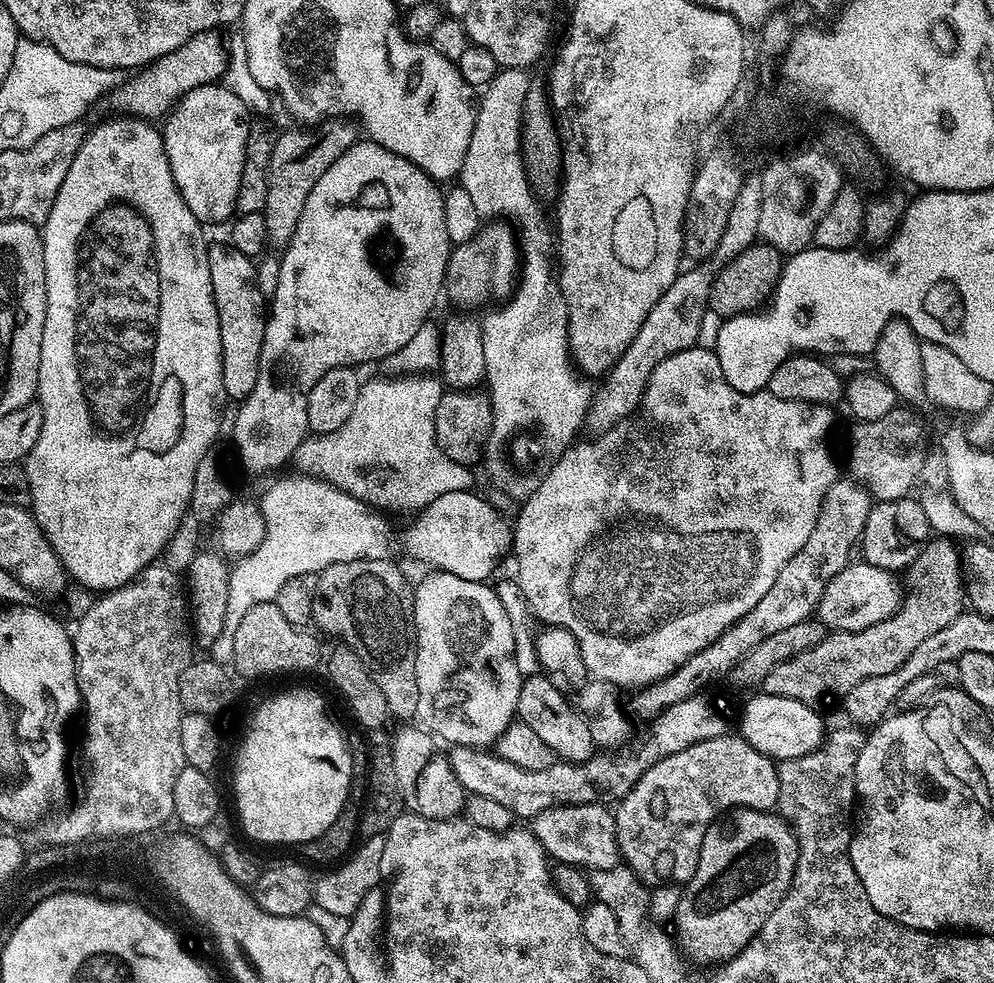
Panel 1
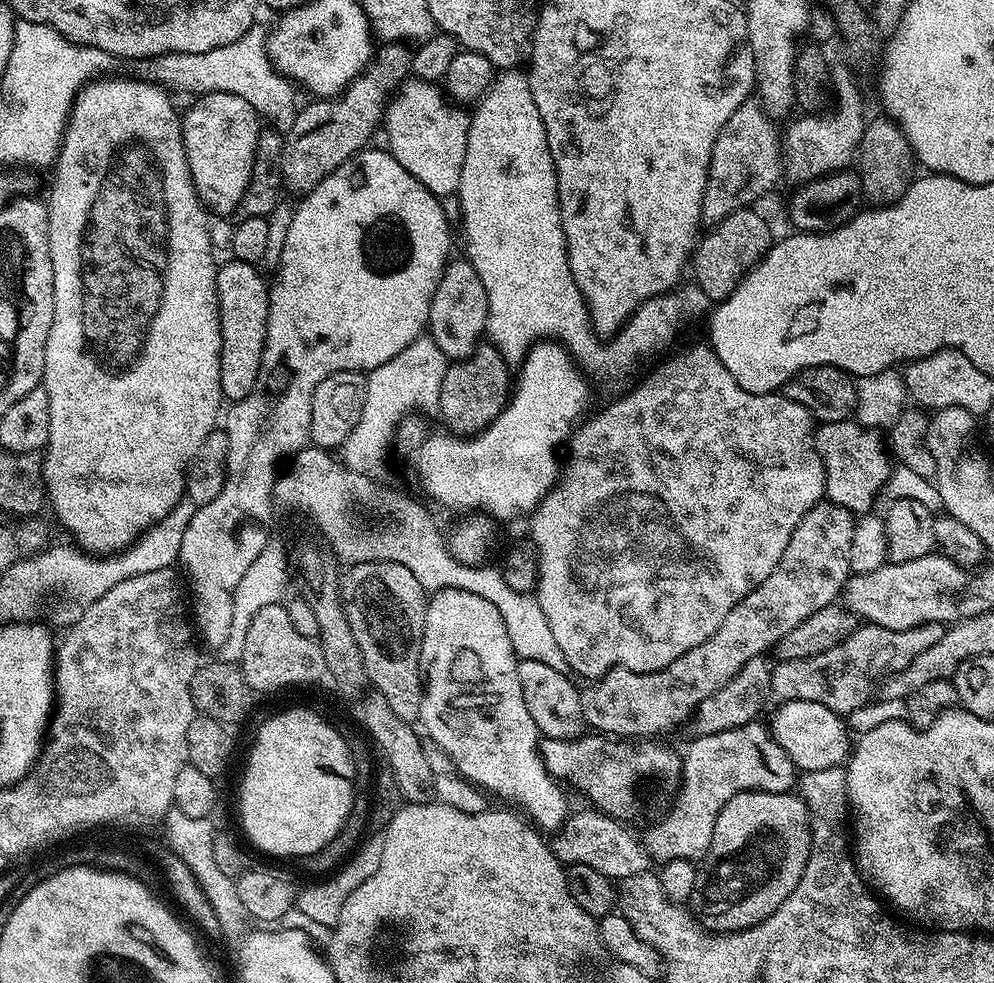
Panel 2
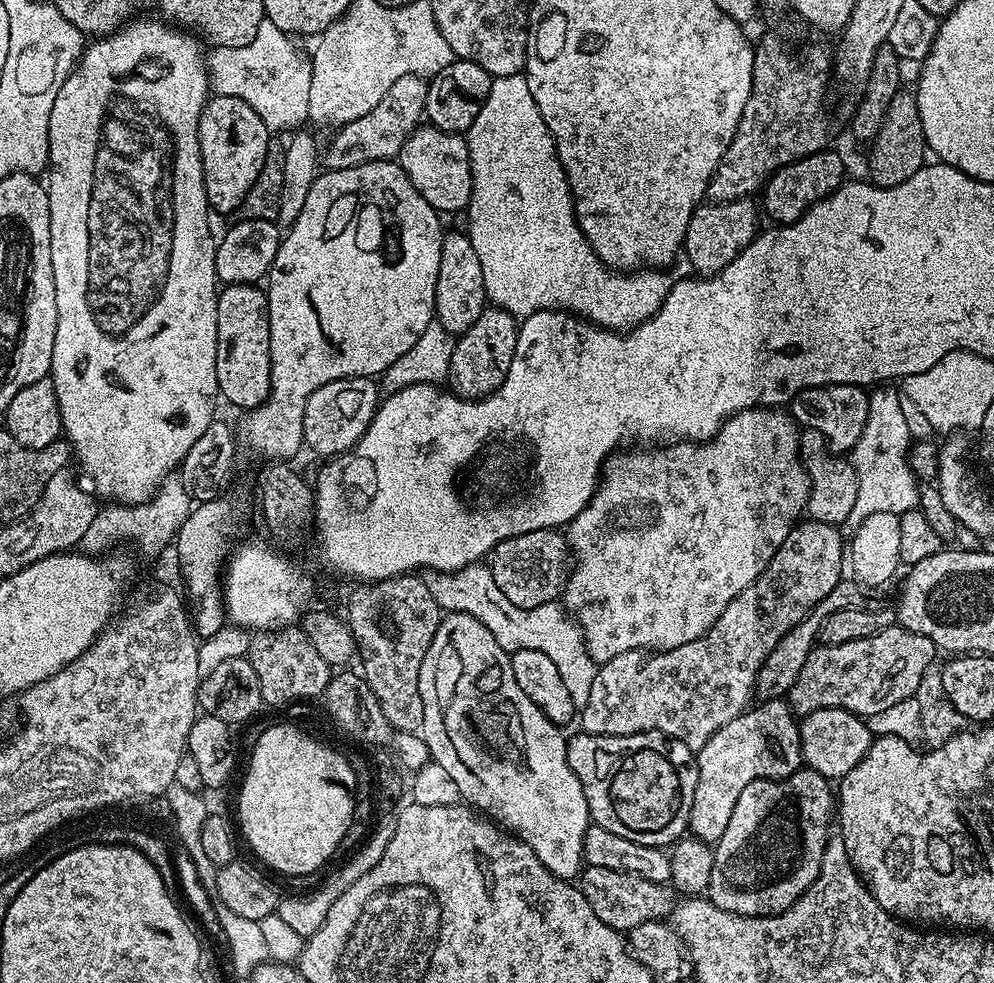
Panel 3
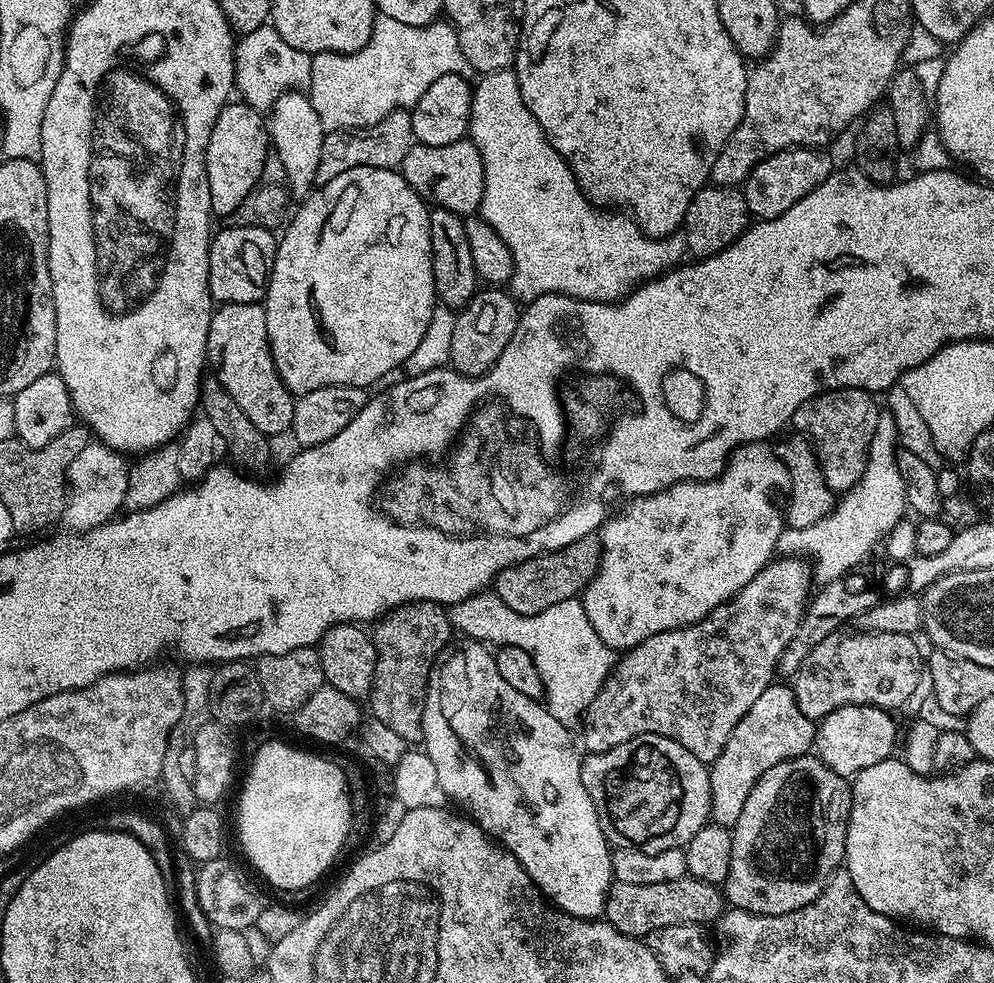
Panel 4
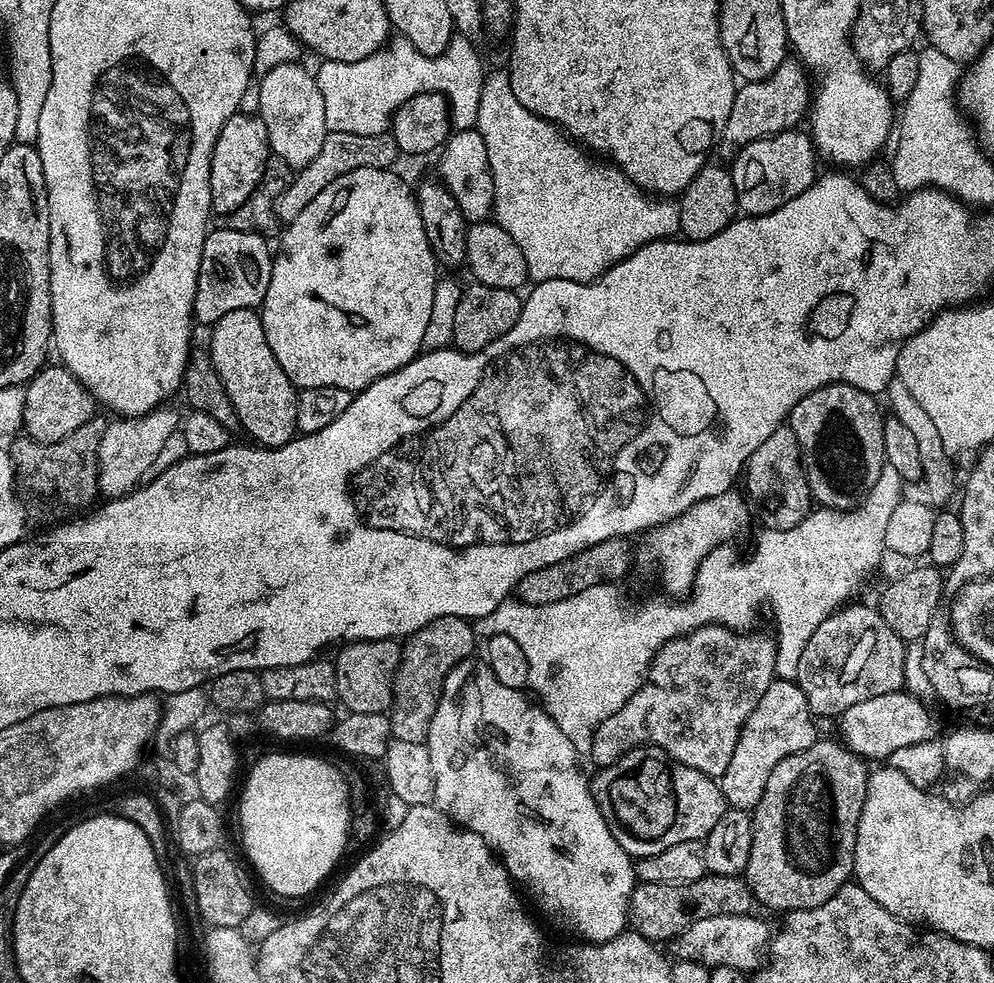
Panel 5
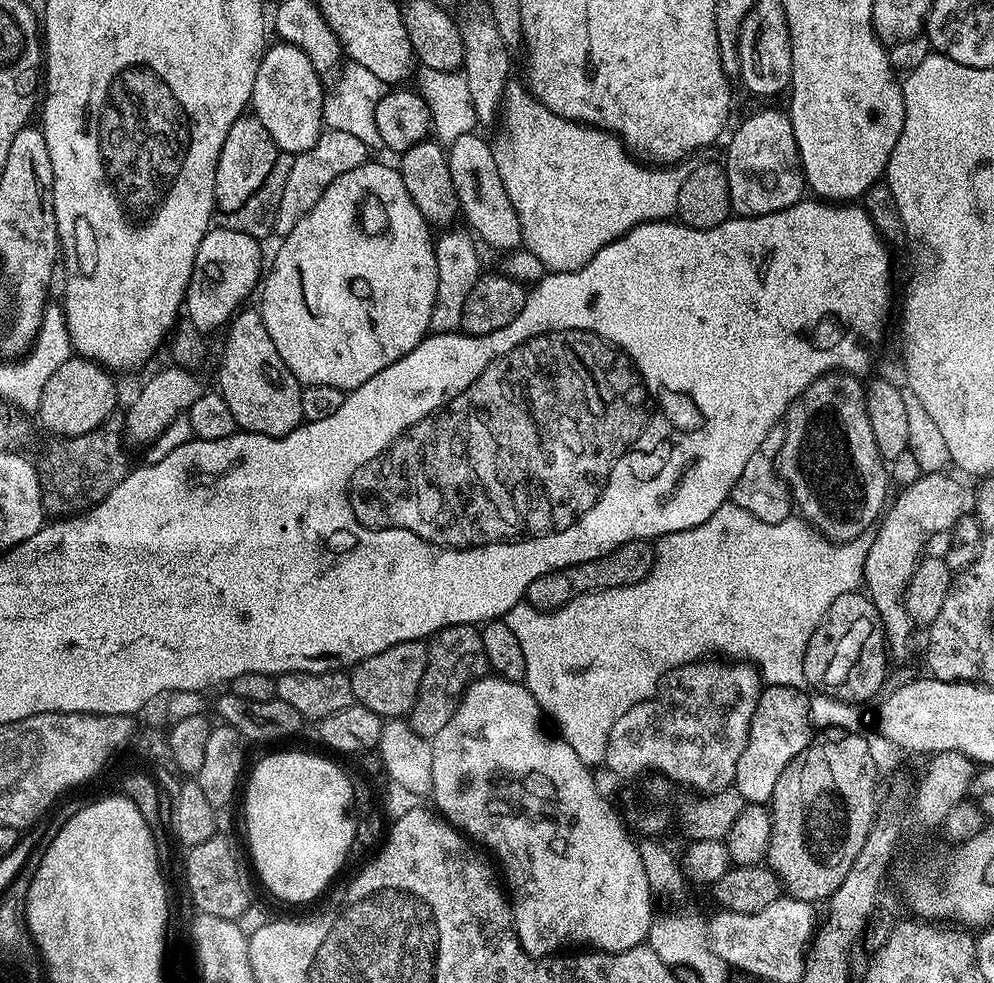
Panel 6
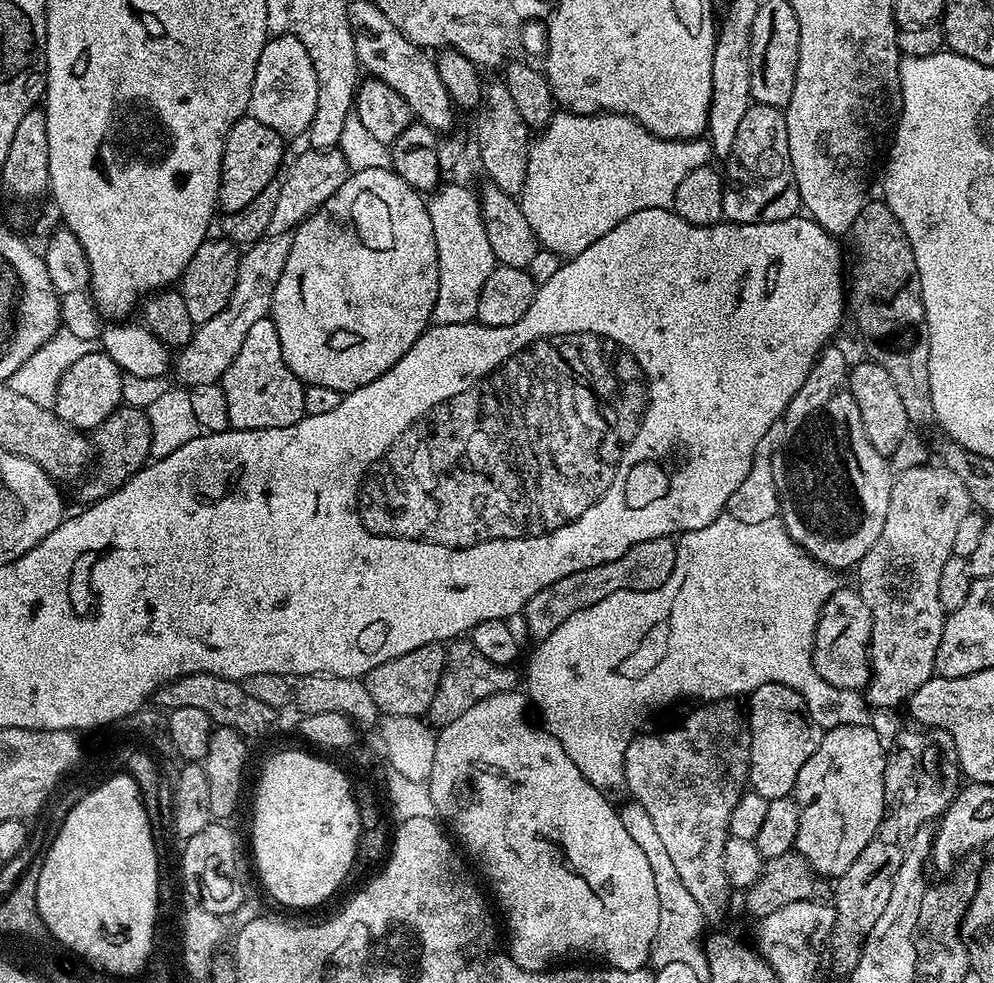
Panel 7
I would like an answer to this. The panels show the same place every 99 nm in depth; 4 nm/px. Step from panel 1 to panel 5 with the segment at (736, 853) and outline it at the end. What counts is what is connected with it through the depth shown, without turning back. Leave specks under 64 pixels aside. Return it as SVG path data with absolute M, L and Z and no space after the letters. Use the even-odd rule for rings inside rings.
M817 739L806 750L782 758L770 773L758 806L751 809L750 862L746 862L743 879L747 880L752 899L759 907L761 904L787 914L822 906L853 875L854 842L858 838L858 818L862 818L862 806L866 802L870 768L863 756L856 756L843 743L833 740Z

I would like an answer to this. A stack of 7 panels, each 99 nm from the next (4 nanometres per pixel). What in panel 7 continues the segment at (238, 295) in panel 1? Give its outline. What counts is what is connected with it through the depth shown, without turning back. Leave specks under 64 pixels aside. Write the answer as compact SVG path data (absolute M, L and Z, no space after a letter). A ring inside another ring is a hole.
M268 316L258 318L246 339L238 358L230 362L222 387L226 394L226 407L230 410L230 425L242 430L266 430L294 426L305 416L303 394L305 385L286 366L282 358L282 342L278 342L278 330Z

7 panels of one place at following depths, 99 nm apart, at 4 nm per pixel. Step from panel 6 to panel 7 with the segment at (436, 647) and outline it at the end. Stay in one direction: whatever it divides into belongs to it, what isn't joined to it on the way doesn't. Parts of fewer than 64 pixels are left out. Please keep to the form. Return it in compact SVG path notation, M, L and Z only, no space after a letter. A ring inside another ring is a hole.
M457 638L451 641L446 648L444 673L438 682L434 702L430 702L430 710L426 717L428 723L437 729L445 728L450 722L462 718L462 714L466 714L470 706L478 706L478 702L494 694L513 691L517 687L516 670L512 666L490 662L490 658L482 658L482 654L474 650L471 639Z

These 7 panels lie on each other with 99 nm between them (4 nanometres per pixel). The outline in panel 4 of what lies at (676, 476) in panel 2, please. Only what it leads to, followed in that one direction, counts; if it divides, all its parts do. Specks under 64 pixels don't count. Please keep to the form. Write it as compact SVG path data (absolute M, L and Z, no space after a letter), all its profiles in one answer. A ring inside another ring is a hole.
M757 442L754 444L743 444L741 448L736 448L728 458L728 464L724 468L721 476L716 476L713 480L679 480L676 484L671 484L668 488L663 488L660 492L654 493L652 496L637 496L629 499L623 505L624 509L615 516L609 515L604 523L598 529L600 537L600 568L594 574L594 578L584 587L582 599L584 609L586 610L586 618L590 618L590 626L594 626L594 630L598 630L598 638L602 638L602 642L606 642L608 648L613 650L627 650L638 646L646 638L650 638L654 634L662 634L666 630L674 630L675 628L685 628L694 622L698 622L702 618L706 618L706 614L713 612L718 606L722 606L727 600L737 596L742 590L742 586L746 586L746 582L750 582L750 578L754 578L754 574L758 574L758 570L762 570L773 559L774 553L777 551L776 543L786 527L786 516L776 505L776 500L772 495L776 491L787 489L788 471L784 463L780 461L776 454L775 447L768 442Z

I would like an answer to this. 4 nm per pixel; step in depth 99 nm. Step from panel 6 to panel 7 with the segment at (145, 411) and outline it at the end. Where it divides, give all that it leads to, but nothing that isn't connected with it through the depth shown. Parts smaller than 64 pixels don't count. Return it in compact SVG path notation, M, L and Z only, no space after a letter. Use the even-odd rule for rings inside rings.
M283 232L273 236L265 235L263 240L247 245L240 256L238 274L234 282L234 290L226 302L226 306L210 322L199 325L192 333L192 341L185 348L179 349L174 360L174 372L185 384L185 388L170 386L166 394L160 395L148 407L150 418L150 450L152 456L159 458L166 454L174 454L186 442L190 442L202 430L198 426L198 418L194 418L194 409L190 402L190 391L194 386L206 386L223 381L226 370L234 358L238 358L238 350L242 350L242 342L250 326L258 322L258 318L268 316L272 311L272 295L274 286L278 286L278 278L282 278L282 266L286 266L286 258L290 254L292 232Z

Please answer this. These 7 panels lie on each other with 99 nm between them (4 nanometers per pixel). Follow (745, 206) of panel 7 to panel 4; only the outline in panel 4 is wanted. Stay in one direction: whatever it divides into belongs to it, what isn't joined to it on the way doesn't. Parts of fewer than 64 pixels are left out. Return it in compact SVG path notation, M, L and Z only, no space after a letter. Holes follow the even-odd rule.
M790 148L786 152L779 152L773 156L767 156L762 162L750 170L750 174L744 179L742 191L744 201L749 213L757 221L778 218L778 214L786 214L798 198L806 198L810 190L814 190L834 171L834 163L827 156L827 151L818 148Z

